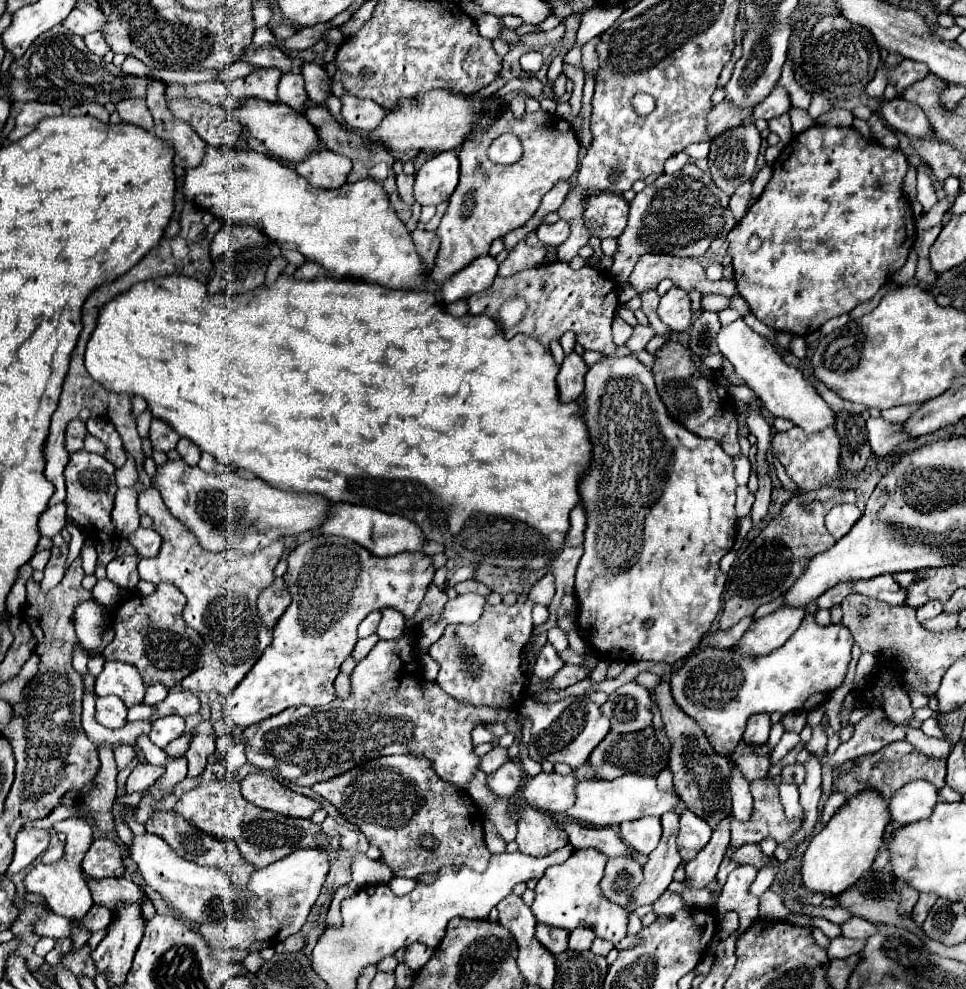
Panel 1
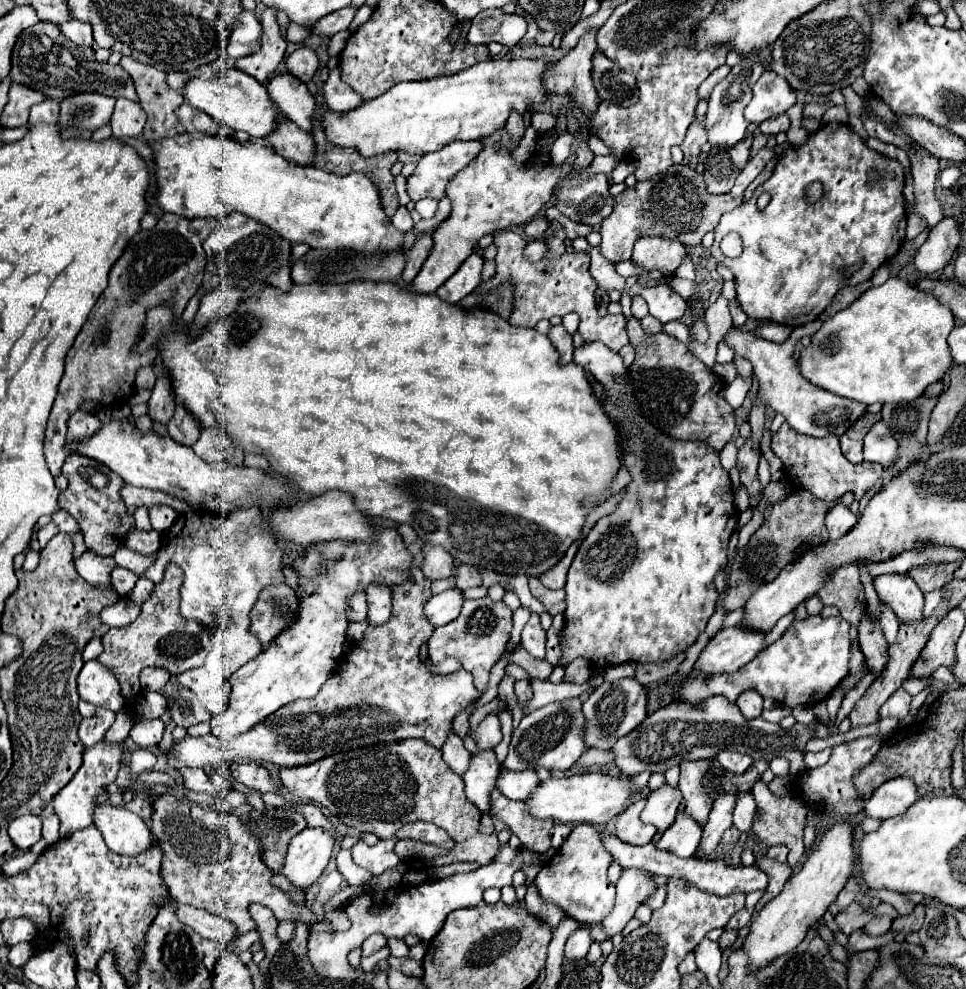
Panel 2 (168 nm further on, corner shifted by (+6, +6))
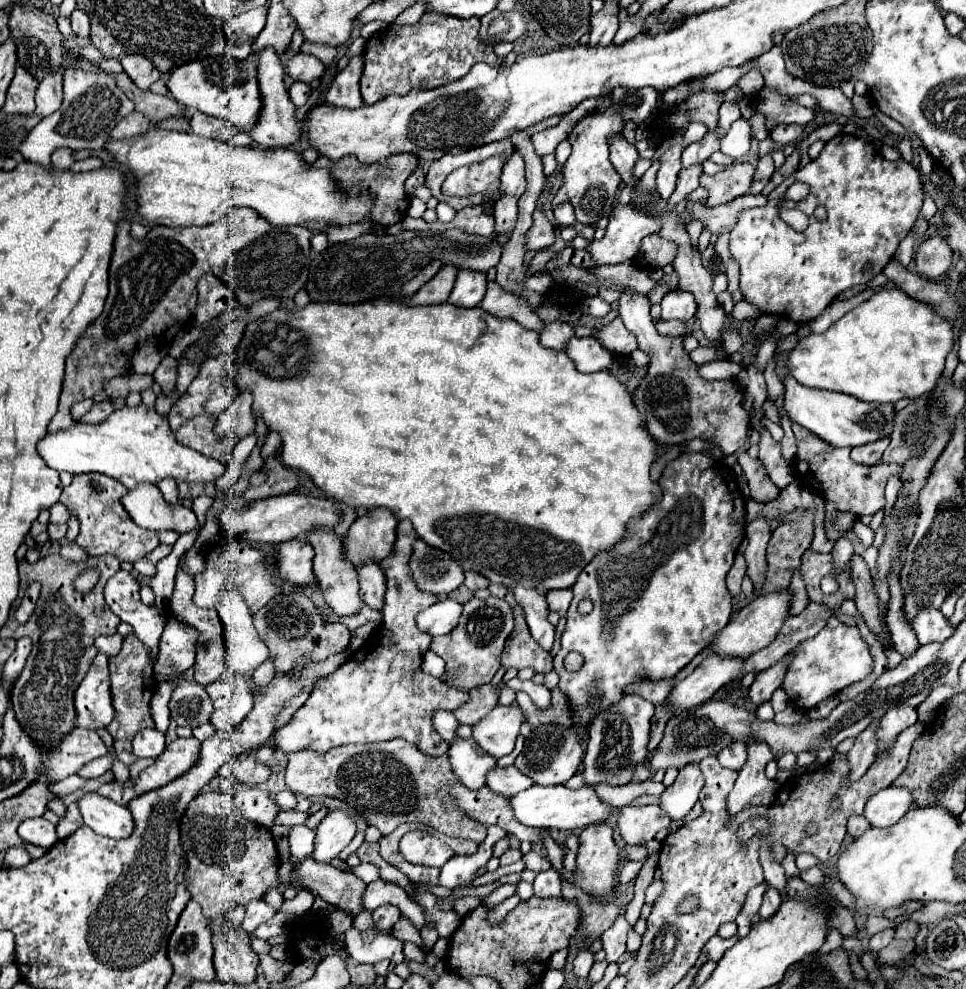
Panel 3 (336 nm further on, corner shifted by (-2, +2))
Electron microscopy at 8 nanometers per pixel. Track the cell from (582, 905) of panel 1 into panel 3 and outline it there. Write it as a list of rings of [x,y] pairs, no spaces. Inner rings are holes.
[[[590,825],[580,835],[578,867],[574,871],[574,885],[588,895],[612,895],[614,875],[618,867],[620,849],[612,839],[612,825]]]

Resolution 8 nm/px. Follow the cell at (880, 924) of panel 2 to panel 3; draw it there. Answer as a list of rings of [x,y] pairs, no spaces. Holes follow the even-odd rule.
[[[912,919],[902,921],[902,923],[896,927],[896,939],[906,939],[906,941],[910,941],[910,939],[914,939],[914,937],[918,935],[918,929],[920,929],[920,925],[918,925],[916,921],[912,921]]]

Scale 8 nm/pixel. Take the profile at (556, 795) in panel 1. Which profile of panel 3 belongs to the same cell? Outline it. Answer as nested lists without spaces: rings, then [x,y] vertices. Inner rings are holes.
[[[514,765],[512,767],[494,767],[486,773],[486,785],[504,795],[504,797],[512,797],[528,787],[532,787],[532,779],[526,777],[524,773],[520,773]]]

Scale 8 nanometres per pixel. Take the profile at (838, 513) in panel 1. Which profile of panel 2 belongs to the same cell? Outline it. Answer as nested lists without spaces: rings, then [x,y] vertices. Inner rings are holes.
[[[844,503],[832,505],[826,513],[826,527],[830,533],[830,541],[836,541],[842,535],[846,535],[856,525],[856,521],[858,517]]]

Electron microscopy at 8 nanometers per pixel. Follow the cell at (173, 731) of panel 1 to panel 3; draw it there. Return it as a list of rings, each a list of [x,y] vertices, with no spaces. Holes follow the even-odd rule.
[[[142,729],[132,741],[132,753],[138,759],[156,759],[166,749],[166,739],[158,729]]]

